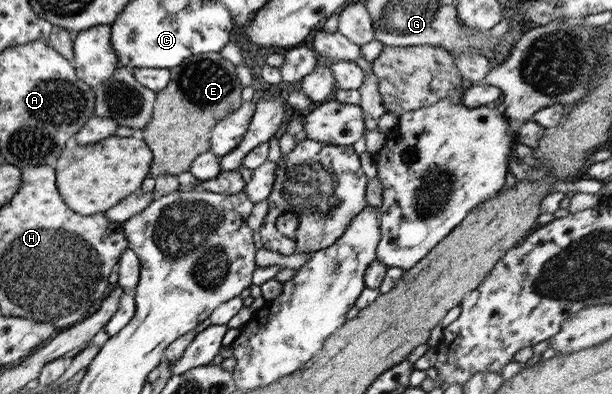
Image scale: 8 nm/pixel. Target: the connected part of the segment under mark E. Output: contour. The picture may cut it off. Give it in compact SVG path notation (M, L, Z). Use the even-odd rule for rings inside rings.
M219 52L209 54L193 55L185 59L184 63L171 67L171 81L163 90L156 92L157 101L153 105L153 117L151 121L138 132L138 136L145 140L153 154L149 178L156 178L161 174L179 176L189 172L193 160L202 153L210 150L209 138L212 129L220 123L227 115L233 114L241 107L243 86L235 72L235 65L221 56Z

